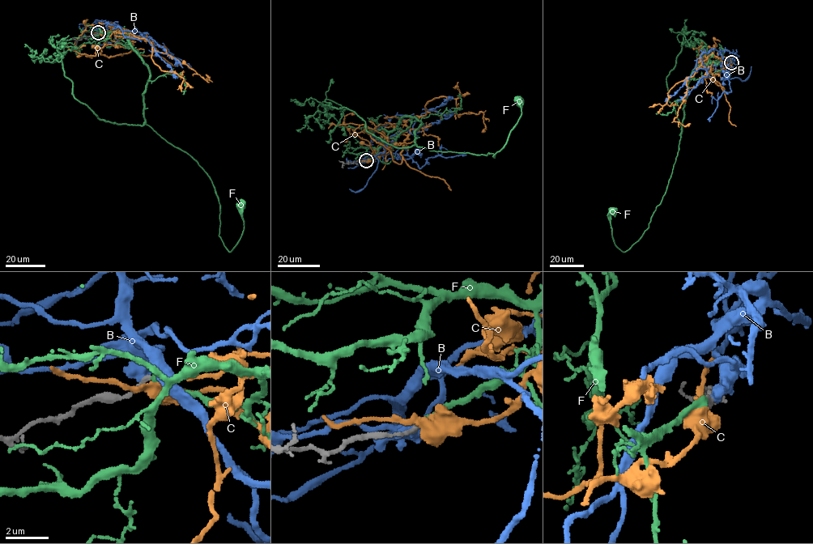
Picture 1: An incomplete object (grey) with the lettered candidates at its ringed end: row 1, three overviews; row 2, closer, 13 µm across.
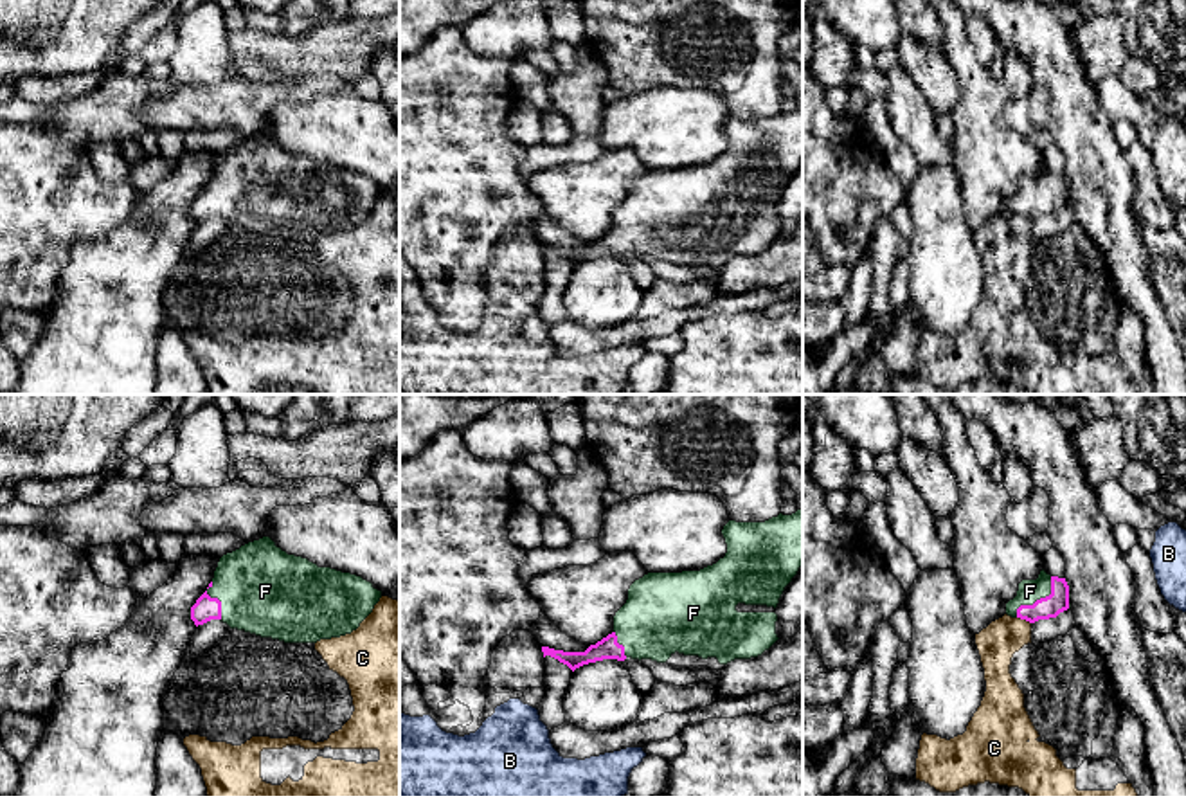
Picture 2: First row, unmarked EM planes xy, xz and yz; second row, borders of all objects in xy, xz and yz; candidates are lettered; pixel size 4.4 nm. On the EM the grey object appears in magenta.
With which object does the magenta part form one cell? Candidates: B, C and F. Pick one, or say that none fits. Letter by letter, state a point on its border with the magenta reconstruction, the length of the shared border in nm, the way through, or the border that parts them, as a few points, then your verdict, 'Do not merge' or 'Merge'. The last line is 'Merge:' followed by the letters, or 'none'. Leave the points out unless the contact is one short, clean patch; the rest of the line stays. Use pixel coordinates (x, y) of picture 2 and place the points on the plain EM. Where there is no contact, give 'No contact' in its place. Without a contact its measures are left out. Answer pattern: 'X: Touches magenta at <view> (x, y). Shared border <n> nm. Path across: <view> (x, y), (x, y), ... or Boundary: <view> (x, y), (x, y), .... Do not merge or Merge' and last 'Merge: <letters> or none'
B: No contact. Do not merge
C: Touches magenta at yz (1024, 215). Shared border 70 nm. Boundary: yz (1017, 213), (1030, 220). Do not merge
F: Touches magenta at yz (1037, 197). Shared border 240 nm. Path across: yz (1057, 198), (1037, 197), (1030, 188). Merge
Merge: F

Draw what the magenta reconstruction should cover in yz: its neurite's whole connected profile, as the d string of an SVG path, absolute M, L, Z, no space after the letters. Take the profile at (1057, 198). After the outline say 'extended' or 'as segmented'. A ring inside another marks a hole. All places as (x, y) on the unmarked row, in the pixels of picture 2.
M1044 166L1037 176L1022 176L1017 193L1006 200L1006 211L1029 220L1056 214L1069 205L1065 175L1051 173Z | extended

